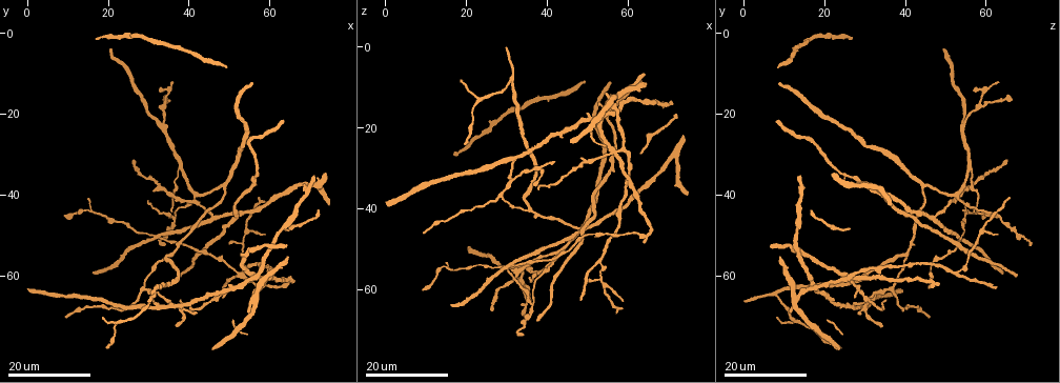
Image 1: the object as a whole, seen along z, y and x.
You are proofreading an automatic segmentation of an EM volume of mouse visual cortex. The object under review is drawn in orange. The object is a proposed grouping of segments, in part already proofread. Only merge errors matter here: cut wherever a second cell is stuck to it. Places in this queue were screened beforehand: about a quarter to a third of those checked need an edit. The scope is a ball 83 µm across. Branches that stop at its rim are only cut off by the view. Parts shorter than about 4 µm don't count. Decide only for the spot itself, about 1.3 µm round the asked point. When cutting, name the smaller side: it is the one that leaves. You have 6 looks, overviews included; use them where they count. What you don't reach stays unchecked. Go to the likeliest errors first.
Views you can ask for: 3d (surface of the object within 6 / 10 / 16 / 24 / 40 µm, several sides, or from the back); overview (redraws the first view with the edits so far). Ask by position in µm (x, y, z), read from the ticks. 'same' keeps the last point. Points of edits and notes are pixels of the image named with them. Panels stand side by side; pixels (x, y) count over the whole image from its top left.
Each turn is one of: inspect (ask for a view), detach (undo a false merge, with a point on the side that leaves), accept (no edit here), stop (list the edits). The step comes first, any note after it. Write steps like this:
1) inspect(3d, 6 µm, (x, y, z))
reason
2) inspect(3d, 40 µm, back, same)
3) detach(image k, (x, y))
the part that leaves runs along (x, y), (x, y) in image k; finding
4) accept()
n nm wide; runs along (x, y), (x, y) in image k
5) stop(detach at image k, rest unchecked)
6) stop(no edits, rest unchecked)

inspect(3d, 24 µm, (37.0, 33.5, 56.5))

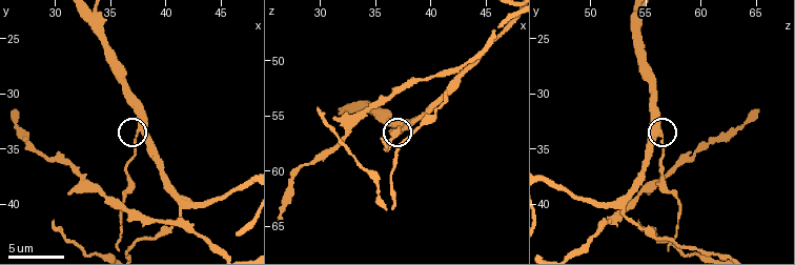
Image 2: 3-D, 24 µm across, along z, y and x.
inspect(3d, 6 µm, (37.6, 33.6, 56.2))
closer look

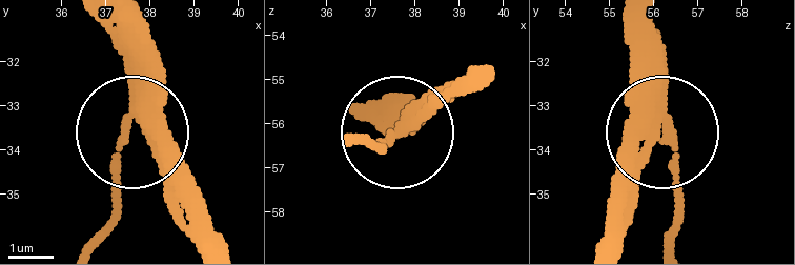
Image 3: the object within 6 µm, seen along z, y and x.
detach(image 3, (119, 183))
270 nm wide; the part that leaves runs along (134, 116), (107, 237) in image 3; a second cell is stuck on

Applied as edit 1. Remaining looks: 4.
inspect(3d, 16 µm, (36.5, 46.0, 63.5))
a fork

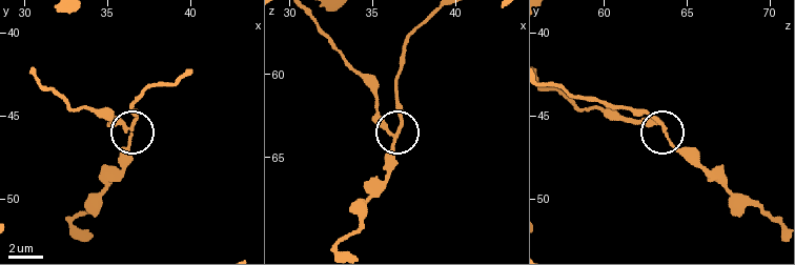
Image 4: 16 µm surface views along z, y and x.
inspect(3d, 10 µm, (36.1, 45.8, 63.8))

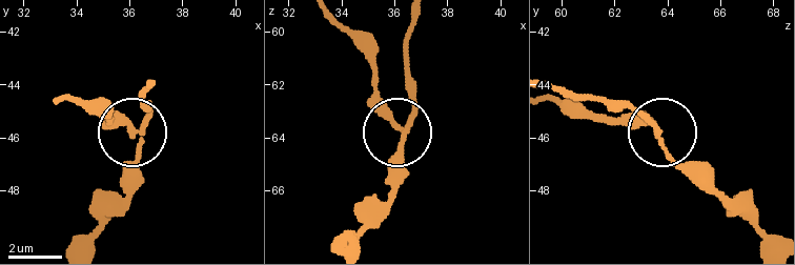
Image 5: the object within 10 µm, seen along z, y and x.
accept()
3 arms; runs along (549, 84), (624, 102), (650, 118), (671, 157), (702, 188) in image 5; all the same cell

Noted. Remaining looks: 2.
inspect(3d, 24 µm, (55.0, 49.0, 59.0))
three-way junction

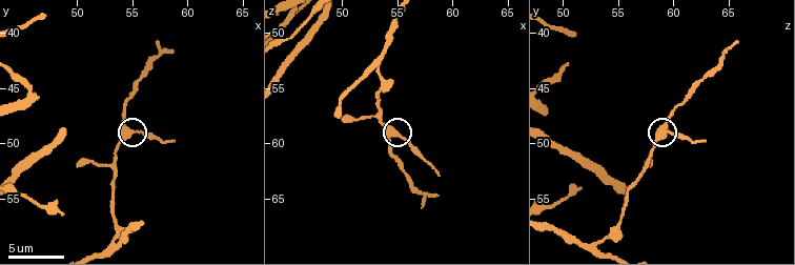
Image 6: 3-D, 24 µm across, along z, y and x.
inspect(3d, 6 µm, (54.8, 48.8, 59.2))

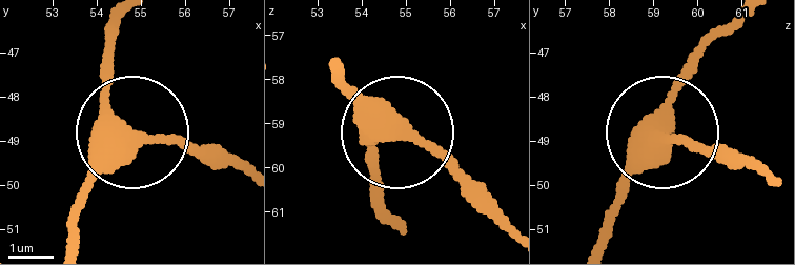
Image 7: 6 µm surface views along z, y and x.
accept()
400 nm wide; runs along (593, 244), (669, 130), (752, 154) in image 7; continuous, no second cell

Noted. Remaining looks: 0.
stop(detach at image 3, rest unchecked)

